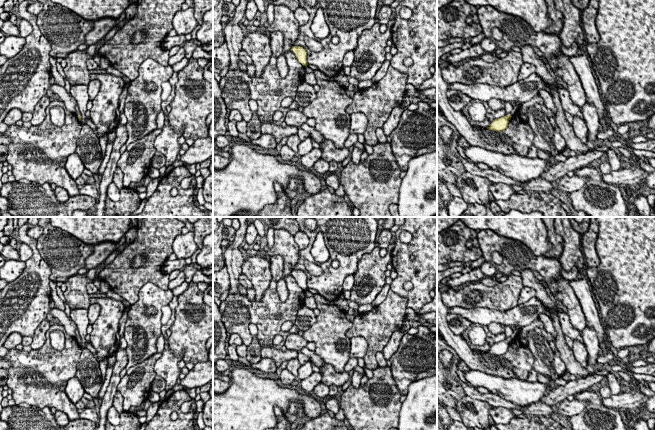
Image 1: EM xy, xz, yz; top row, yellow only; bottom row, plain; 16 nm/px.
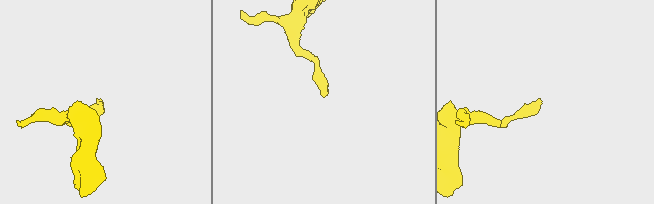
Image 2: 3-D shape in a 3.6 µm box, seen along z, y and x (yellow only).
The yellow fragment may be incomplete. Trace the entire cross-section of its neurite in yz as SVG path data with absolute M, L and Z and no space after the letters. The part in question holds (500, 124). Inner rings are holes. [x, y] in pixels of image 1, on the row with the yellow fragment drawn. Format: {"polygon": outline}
{"polygon": "M508 114L501 118L494 119L493 122L487 127L487 129L493 130L496 132L504 131L507 128L511 117L512 117L511 114Z"}

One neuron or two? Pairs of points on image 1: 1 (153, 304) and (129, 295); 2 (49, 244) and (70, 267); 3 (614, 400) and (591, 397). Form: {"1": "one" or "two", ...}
{"1": "two", "2": "one", "3": "two"}

